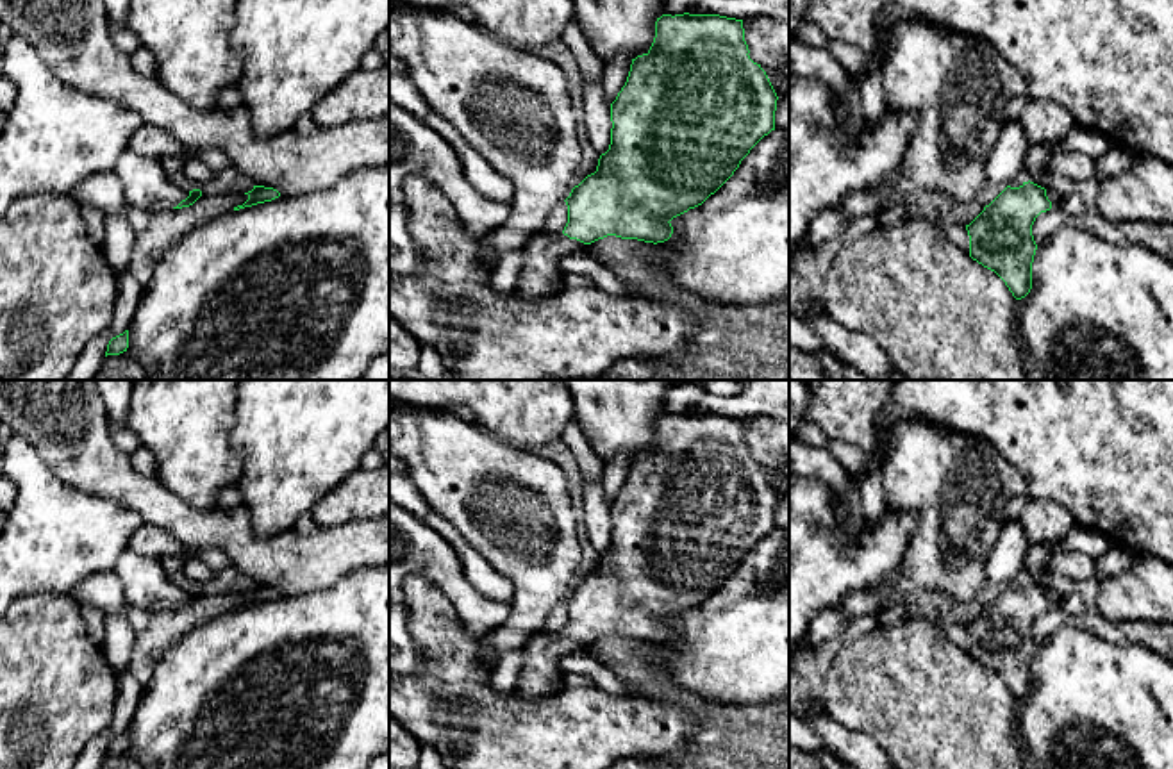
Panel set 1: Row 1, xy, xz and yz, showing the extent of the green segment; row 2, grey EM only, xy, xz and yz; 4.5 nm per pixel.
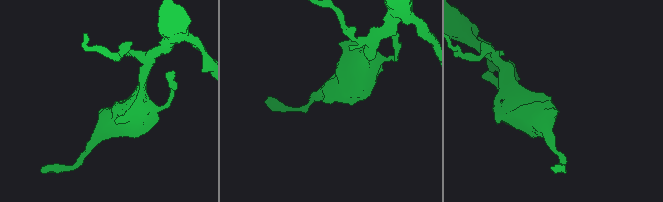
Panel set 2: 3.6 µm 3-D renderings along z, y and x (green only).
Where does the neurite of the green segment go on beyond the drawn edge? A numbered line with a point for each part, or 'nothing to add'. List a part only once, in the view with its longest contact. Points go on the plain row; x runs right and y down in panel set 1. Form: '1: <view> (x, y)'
1: xz (540, 671)

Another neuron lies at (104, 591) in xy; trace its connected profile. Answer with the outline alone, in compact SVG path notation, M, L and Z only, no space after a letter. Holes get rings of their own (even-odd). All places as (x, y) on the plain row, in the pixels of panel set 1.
M96 573L86 578L75 591L73 598L80 605L96 607L105 614L123 614L136 633L150 623L150 612L127 603L120 578L111 573Z

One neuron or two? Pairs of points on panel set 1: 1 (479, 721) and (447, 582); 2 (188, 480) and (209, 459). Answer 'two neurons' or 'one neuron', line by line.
1: two neurons
2: one neuron

